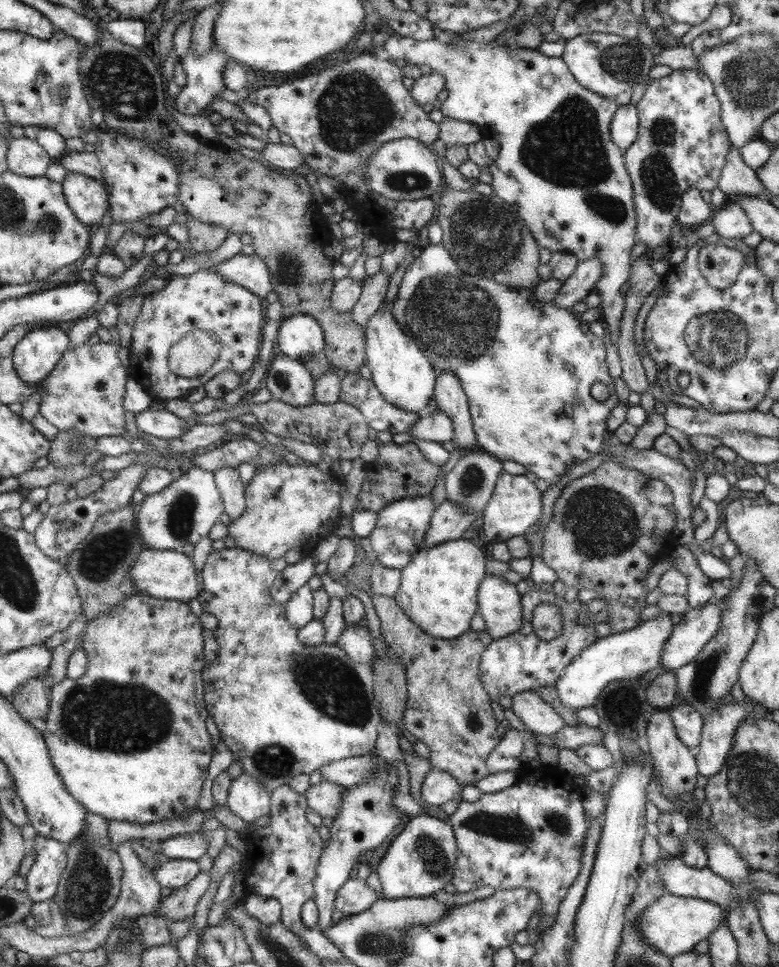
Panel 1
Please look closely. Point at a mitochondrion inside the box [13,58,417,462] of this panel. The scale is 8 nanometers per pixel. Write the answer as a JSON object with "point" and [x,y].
{"point":[353,109]}

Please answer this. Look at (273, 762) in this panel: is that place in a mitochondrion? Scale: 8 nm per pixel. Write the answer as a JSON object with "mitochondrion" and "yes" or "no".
{"mitochondrion":"yes"}

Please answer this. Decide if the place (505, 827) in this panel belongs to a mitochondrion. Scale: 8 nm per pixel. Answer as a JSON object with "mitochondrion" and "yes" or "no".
{"mitochondrion":"yes"}

